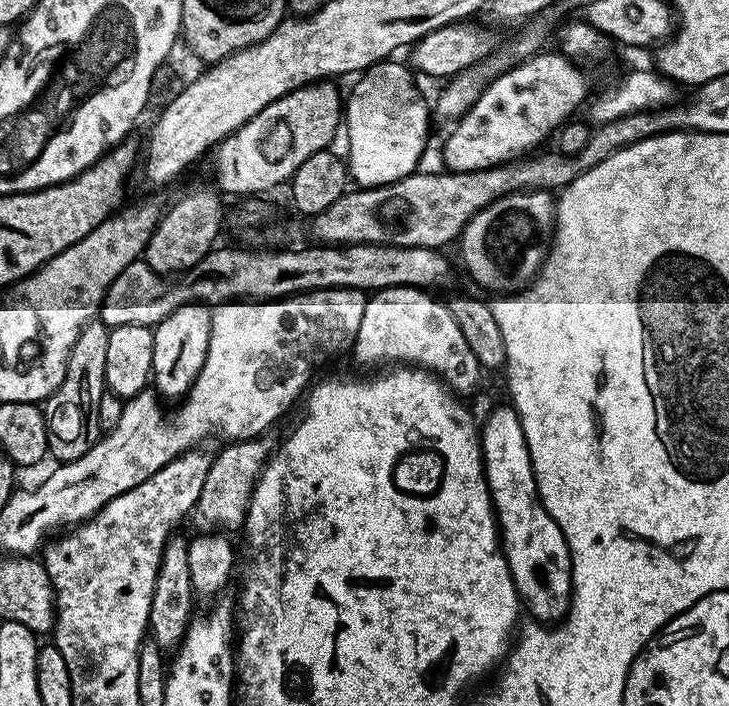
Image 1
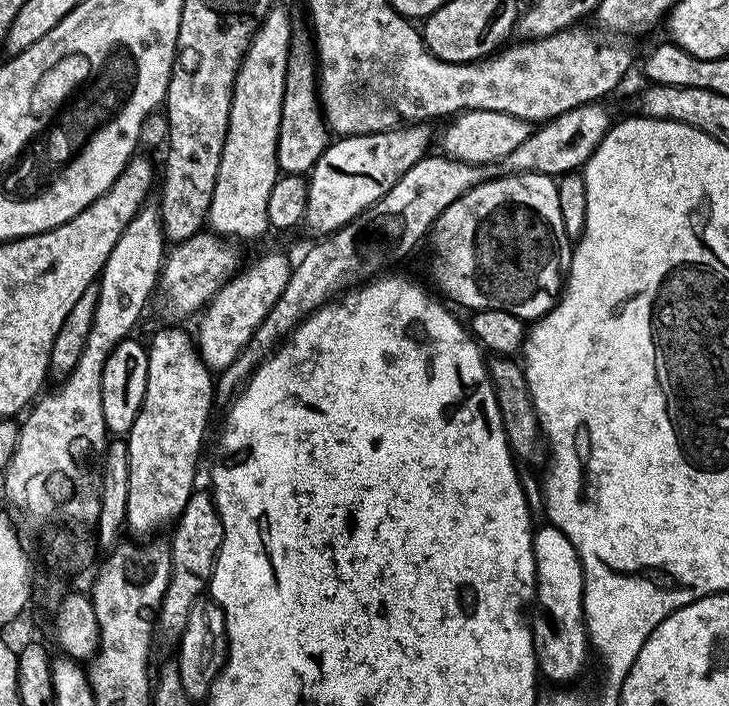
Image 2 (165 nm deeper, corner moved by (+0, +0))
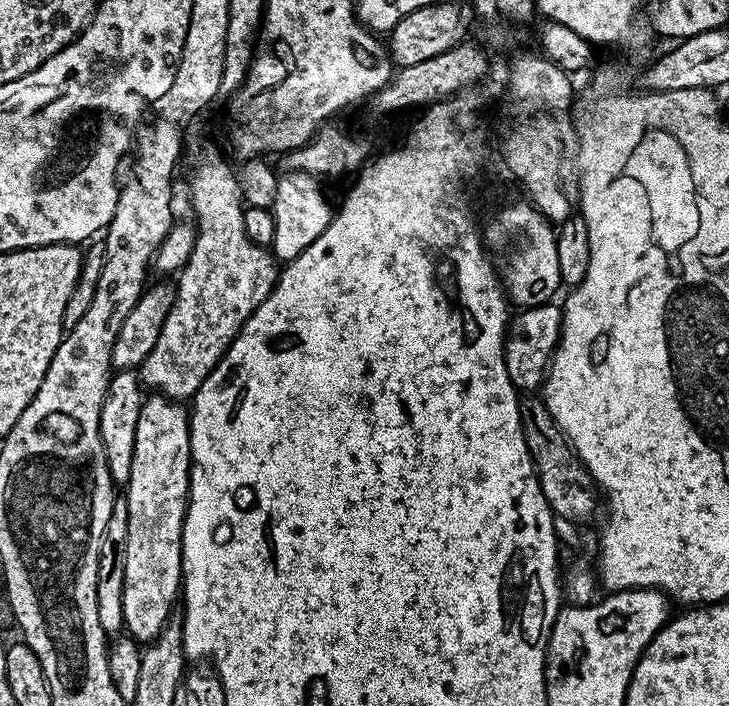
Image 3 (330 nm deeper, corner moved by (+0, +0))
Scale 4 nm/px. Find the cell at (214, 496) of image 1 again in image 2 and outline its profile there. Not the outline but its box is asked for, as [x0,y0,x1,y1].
[154,491,224,645]

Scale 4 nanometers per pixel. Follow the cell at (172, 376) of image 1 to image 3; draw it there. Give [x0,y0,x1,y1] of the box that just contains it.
[122,394,192,642]

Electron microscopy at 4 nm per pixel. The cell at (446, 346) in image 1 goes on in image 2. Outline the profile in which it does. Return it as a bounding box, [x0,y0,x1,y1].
[430,172,566,322]

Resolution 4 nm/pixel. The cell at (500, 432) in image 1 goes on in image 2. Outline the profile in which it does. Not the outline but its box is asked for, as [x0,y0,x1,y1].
[530,526,590,686]

